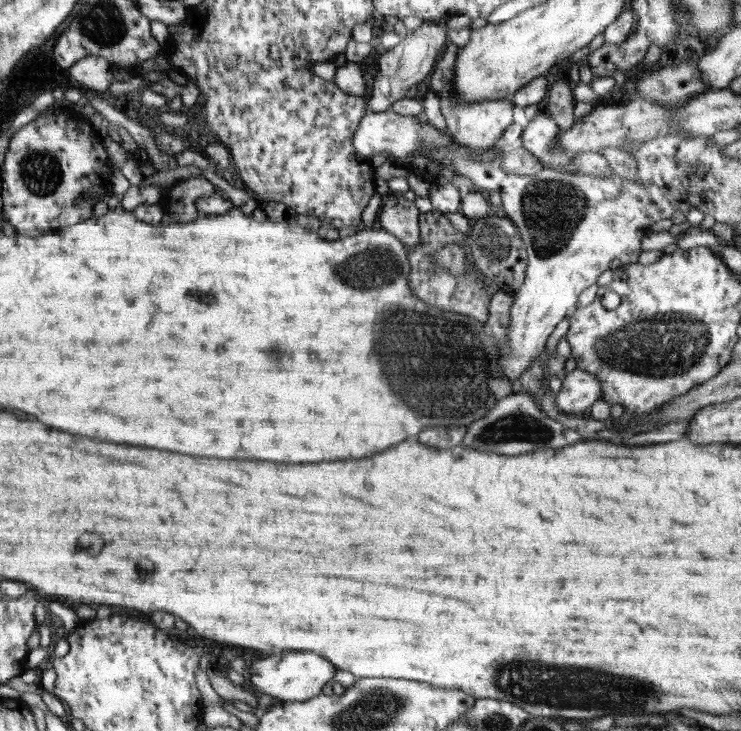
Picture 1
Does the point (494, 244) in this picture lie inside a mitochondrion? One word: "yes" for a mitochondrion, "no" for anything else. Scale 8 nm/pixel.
yes

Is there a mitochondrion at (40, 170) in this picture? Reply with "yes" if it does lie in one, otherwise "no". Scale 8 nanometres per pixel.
yes

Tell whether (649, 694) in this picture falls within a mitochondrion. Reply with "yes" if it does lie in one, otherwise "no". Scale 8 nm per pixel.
yes

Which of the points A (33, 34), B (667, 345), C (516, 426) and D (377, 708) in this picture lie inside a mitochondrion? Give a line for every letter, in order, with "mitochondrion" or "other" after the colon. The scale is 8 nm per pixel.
A: other
B: mitochondrion
C: mitochondrion
D: mitochondrion

